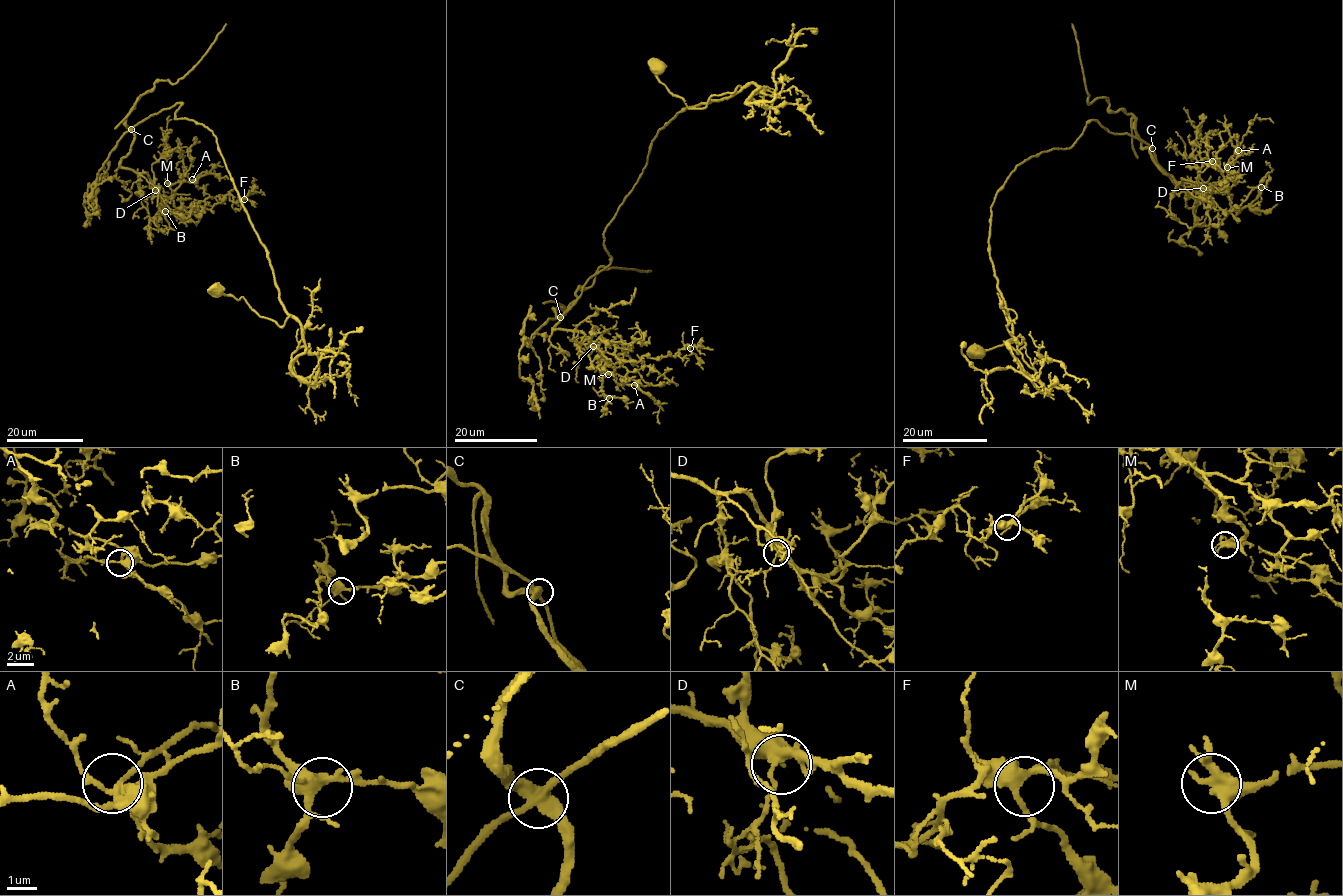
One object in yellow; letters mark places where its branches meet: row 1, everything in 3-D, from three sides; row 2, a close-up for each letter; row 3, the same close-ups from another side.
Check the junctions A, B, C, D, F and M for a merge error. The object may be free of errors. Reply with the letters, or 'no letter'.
C

